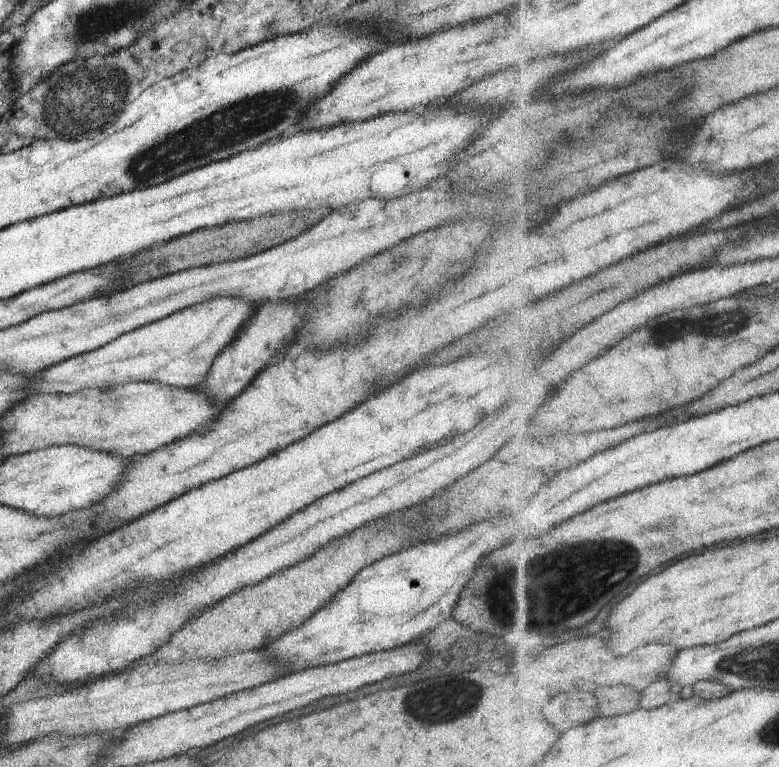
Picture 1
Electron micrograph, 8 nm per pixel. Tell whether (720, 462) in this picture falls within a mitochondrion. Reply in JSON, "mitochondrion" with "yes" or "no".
{"mitochondrion":"no"}

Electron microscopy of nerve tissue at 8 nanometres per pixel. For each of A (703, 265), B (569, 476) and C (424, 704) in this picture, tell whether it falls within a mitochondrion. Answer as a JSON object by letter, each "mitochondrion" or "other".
{"A":"other","B":"other","C":"mitochondrion"}

